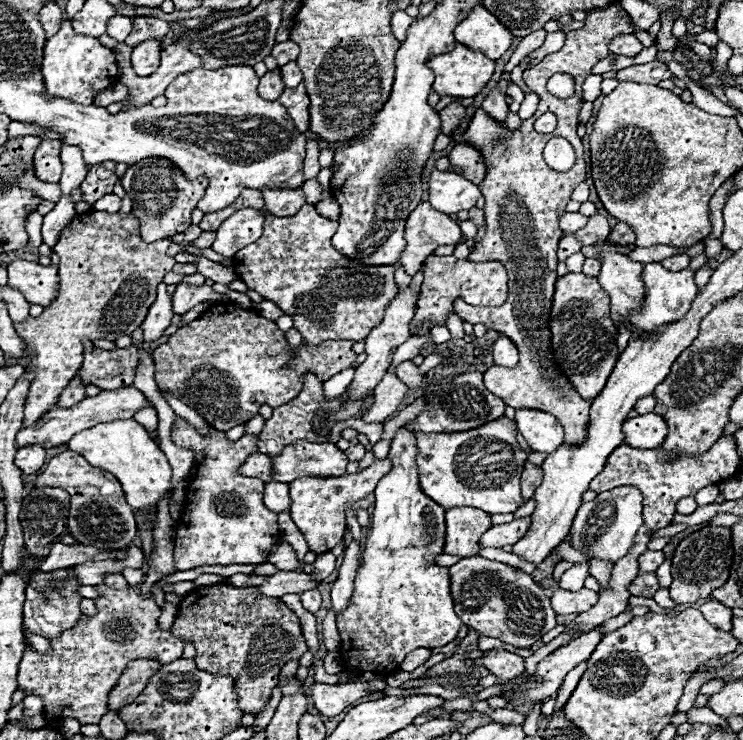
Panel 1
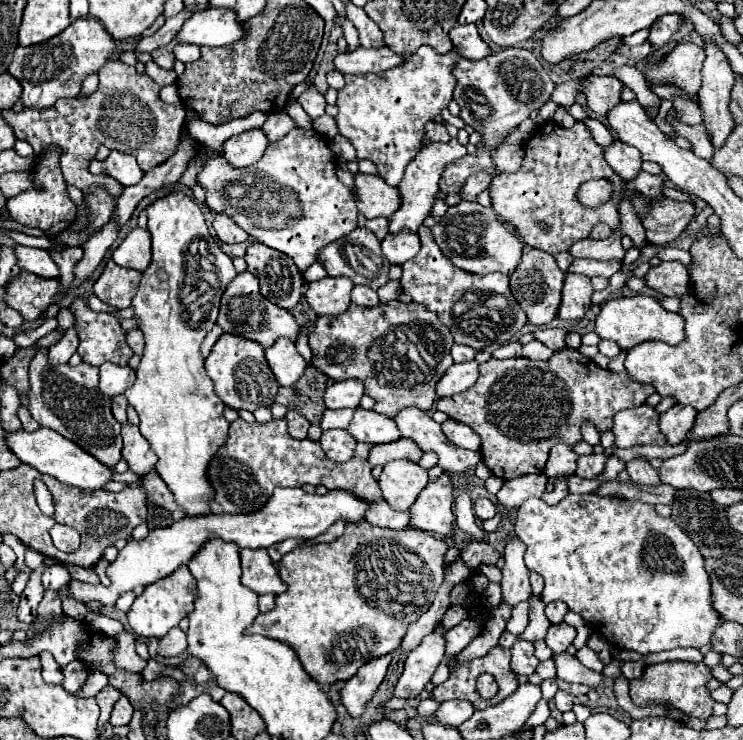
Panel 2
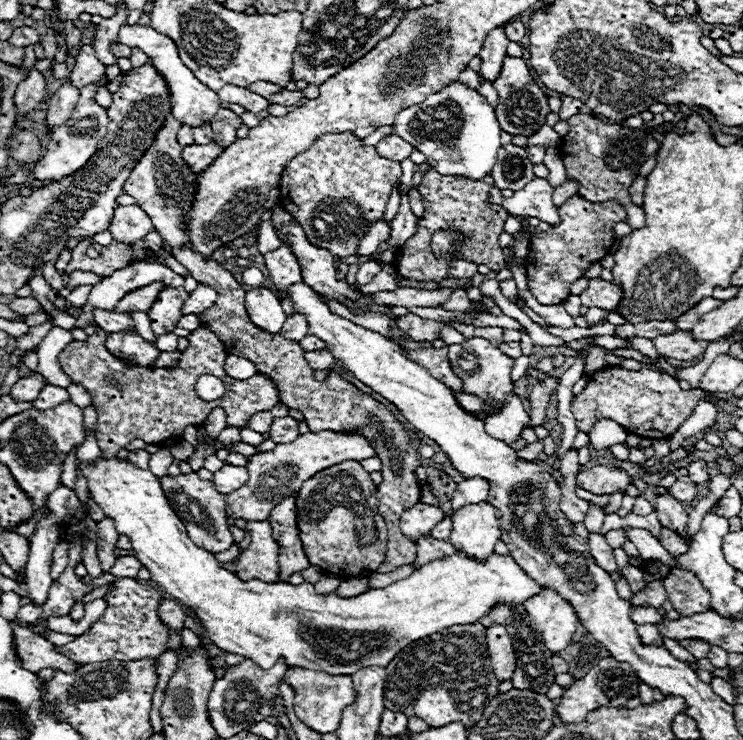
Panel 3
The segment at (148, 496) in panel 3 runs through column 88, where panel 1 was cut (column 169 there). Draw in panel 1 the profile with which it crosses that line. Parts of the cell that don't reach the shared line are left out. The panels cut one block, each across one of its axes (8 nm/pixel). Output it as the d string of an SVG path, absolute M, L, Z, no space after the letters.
M114 420L114 422L104 422L94 428L88 428L80 434L76 434L68 442L68 450L78 452L84 456L92 466L108 470L118 478L122 484L122 490L126 494L128 504L134 510L146 510L146 508L156 508L158 502L168 496L170 492L170 464L164 456L164 452L158 448L158 444L150 438L146 428L138 424L136 420Z

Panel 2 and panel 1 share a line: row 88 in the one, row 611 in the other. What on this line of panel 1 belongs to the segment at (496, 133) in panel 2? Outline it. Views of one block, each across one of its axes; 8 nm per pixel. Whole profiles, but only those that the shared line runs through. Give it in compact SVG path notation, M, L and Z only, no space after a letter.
M470 556L450 566L454 612L470 628L484 636L498 638L516 648L530 648L556 626L556 614L544 590L532 582L530 574L502 562Z

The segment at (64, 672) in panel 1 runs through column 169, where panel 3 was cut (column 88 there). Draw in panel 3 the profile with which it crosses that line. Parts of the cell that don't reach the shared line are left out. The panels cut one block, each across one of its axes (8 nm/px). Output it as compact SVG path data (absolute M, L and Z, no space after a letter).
M120 578L112 584L110 592L106 592L104 600L108 606L102 618L86 634L64 646L58 646L62 654L78 664L90 664L102 660L142 660L150 656L156 658L166 650L170 634L168 626L158 616L162 594L156 588L140 584L134 578Z

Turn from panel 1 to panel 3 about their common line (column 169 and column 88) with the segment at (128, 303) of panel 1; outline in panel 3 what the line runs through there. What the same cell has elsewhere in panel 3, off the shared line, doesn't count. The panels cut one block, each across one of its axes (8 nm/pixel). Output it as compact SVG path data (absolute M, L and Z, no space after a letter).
M80 240L72 248L72 258L66 266L66 274L72 274L74 270L82 270L82 272L92 272L96 276L108 278L110 274L114 274L114 270L120 270L122 266L130 266L130 262L136 262L138 258L146 258L146 256L154 258L156 262L166 264L160 254L150 250L146 240L138 240L132 244L122 244L122 242L112 240L108 246L100 248L98 258L90 258L86 254L90 244L92 244L90 240Z

